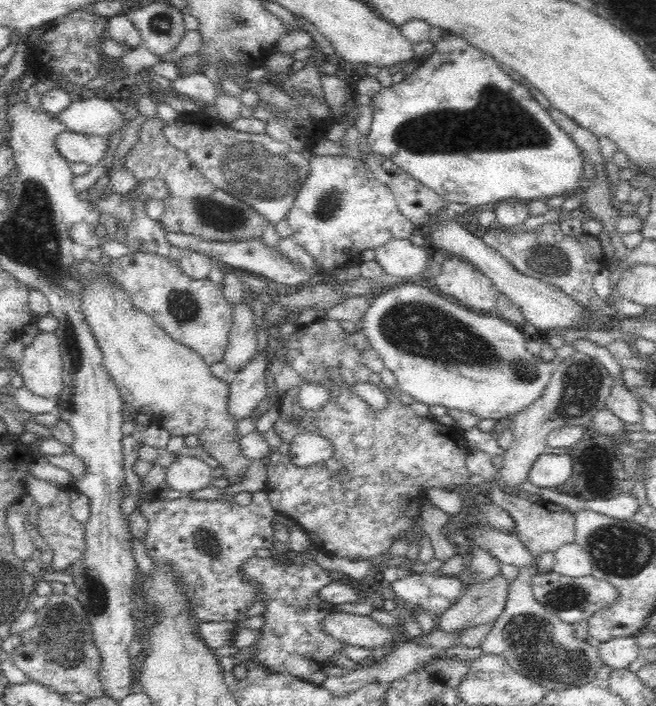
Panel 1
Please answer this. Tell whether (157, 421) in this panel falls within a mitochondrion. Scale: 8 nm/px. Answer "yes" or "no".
no

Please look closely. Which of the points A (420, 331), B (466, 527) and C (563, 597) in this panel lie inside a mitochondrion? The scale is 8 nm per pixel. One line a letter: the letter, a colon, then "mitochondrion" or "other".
A: mitochondrion
B: other
C: mitochondrion

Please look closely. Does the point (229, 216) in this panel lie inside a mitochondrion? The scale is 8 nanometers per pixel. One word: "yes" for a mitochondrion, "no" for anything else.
yes

